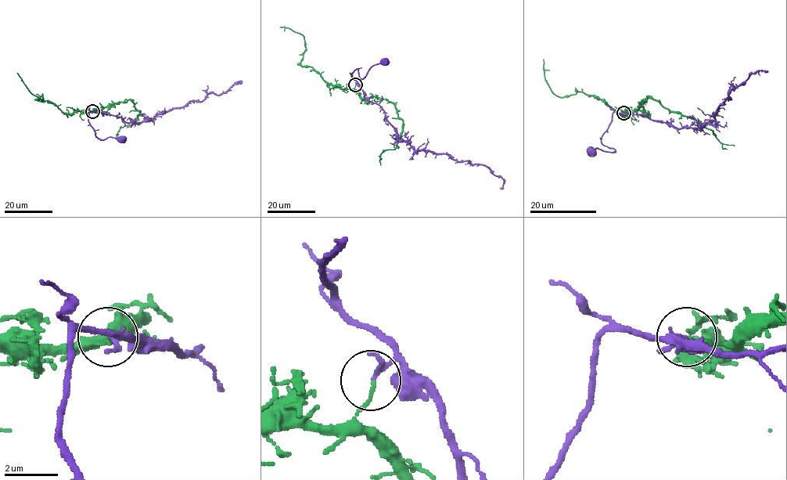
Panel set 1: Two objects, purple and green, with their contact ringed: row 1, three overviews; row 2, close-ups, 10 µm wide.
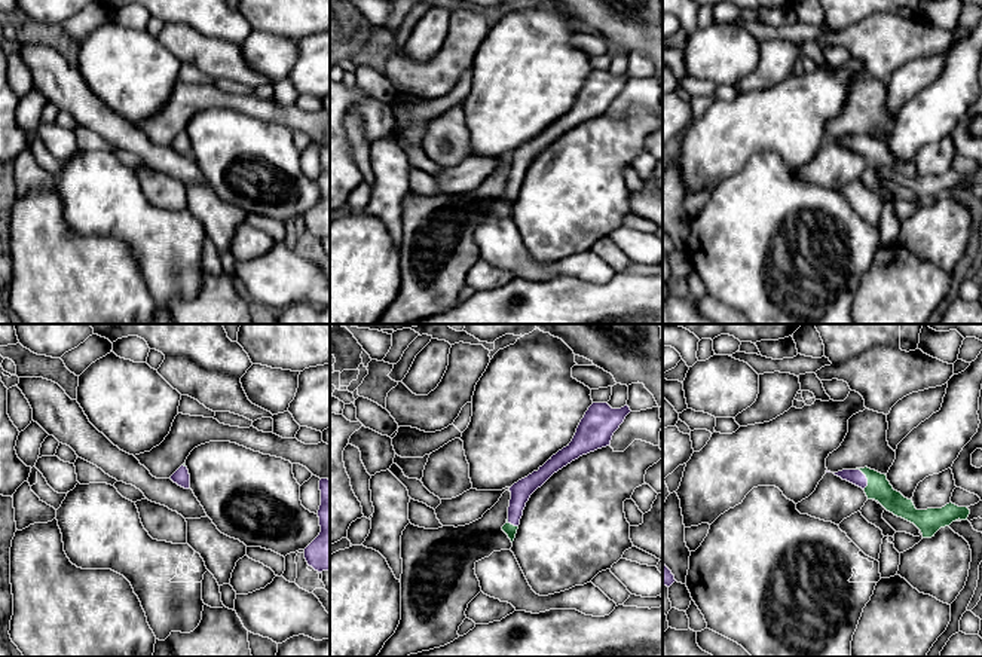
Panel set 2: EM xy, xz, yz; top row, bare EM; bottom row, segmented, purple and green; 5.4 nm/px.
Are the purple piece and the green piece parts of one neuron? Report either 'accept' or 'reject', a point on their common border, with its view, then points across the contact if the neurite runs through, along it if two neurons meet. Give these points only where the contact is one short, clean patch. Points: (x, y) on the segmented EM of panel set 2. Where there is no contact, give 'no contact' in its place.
reject | yz (866, 479) | along yz (856, 468), (866, 479), (863, 489)

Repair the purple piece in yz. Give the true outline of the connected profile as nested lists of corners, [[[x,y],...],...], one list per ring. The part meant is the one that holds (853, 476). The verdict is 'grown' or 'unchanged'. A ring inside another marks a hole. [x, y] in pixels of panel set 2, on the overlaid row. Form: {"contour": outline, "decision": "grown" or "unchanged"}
{"contour": [[[842,470],[842,471],[833,473],[833,474],[862,489],[865,489],[868,486],[868,479],[860,470]]], "decision": "unchanged"}

